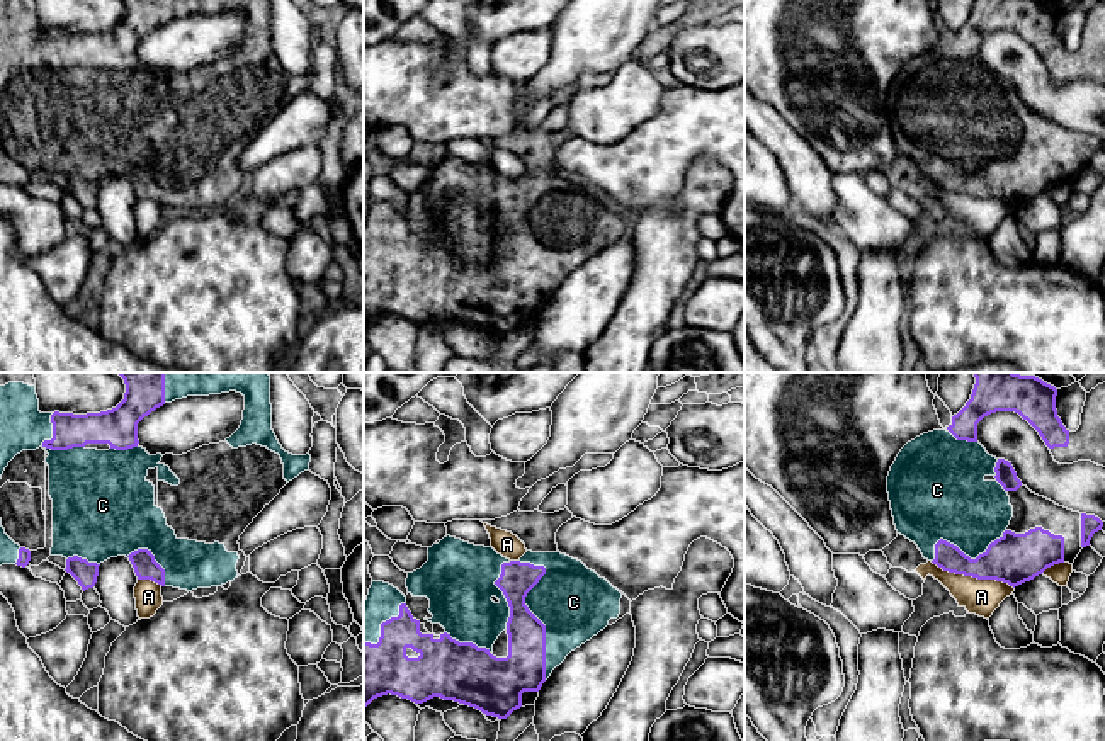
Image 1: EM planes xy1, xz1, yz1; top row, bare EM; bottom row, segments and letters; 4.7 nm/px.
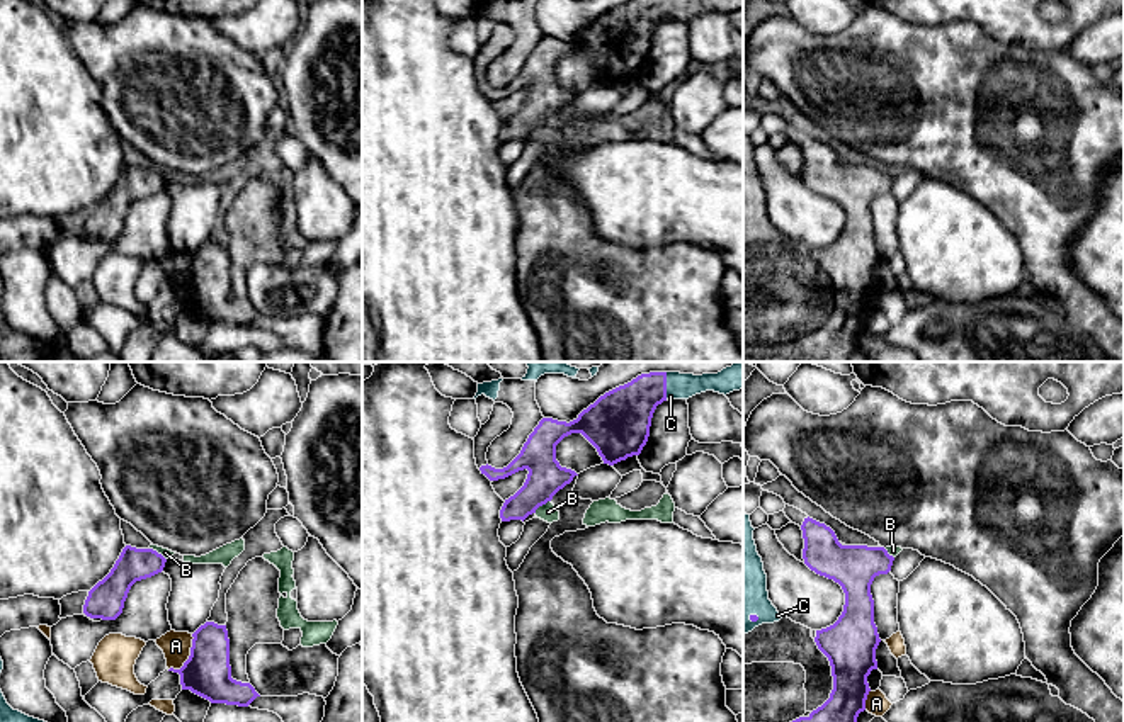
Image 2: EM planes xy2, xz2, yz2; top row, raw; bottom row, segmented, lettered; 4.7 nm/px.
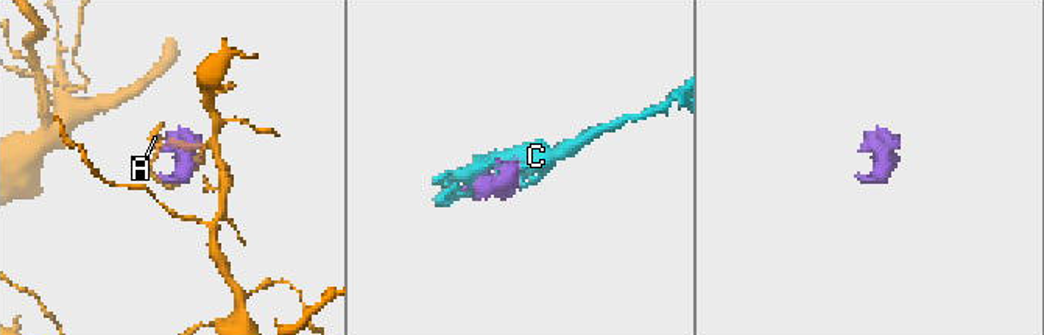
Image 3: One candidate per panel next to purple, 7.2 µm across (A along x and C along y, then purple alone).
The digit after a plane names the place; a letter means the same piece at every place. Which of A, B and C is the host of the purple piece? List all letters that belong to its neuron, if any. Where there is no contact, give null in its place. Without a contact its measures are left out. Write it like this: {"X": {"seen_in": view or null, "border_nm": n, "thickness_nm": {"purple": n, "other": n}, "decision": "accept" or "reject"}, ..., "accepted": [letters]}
{"A": {"seen_in": "yz1", "border_nm": 420, "thickness_nm": {"purple": 240, "other": 170}, "decision": "reject"}, "B": {"seen_in": "xz2", "border_nm": 100, "thickness_nm": {"purple": 170, "other": 90}, "decision": "reject"}, "C": {"seen_in": "xz1", "border_nm": 600, "thickness_nm": {"purple": 190, "other": 360}, "decision": "accept"}, "accepted": ["C"]}

